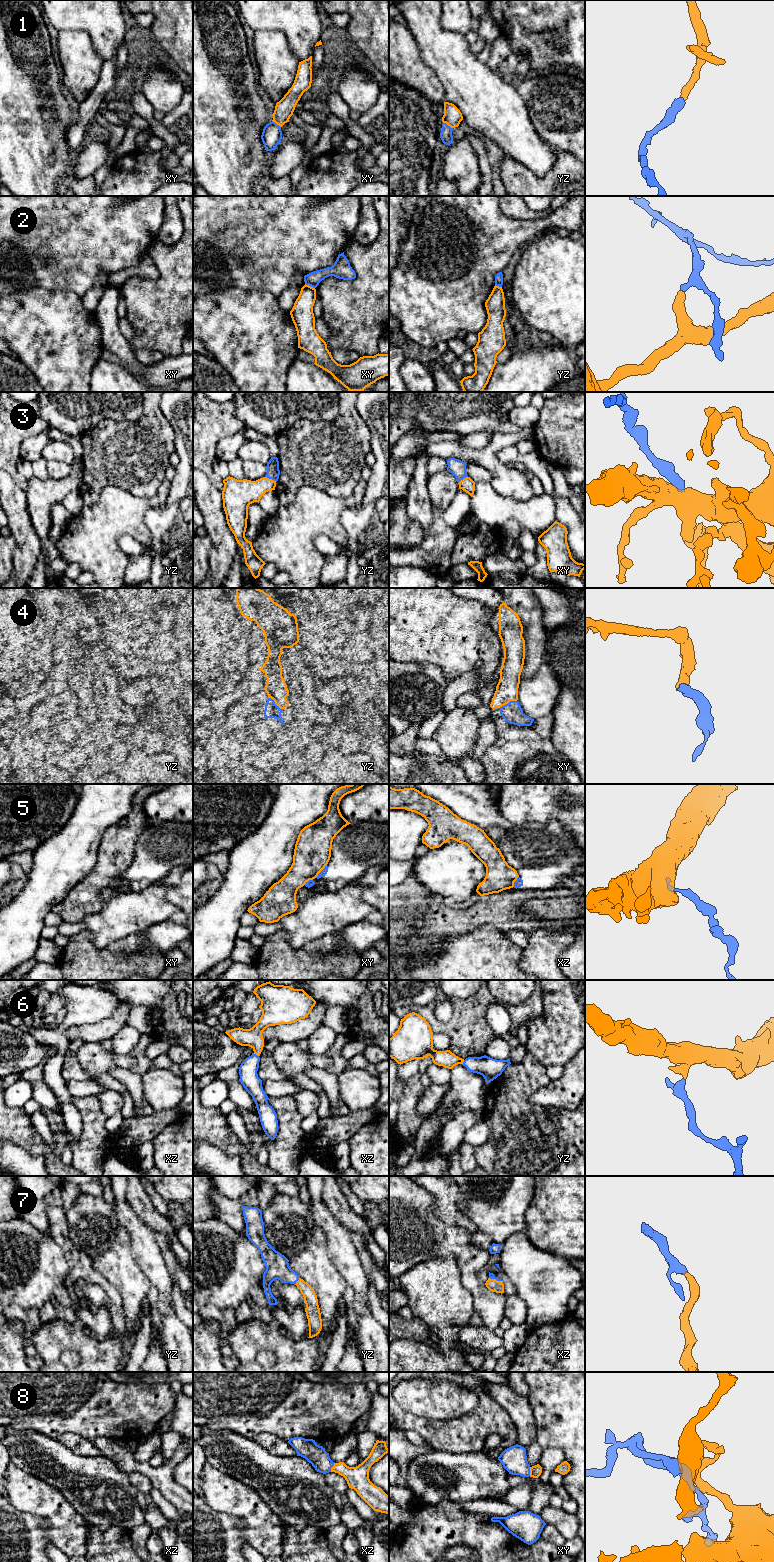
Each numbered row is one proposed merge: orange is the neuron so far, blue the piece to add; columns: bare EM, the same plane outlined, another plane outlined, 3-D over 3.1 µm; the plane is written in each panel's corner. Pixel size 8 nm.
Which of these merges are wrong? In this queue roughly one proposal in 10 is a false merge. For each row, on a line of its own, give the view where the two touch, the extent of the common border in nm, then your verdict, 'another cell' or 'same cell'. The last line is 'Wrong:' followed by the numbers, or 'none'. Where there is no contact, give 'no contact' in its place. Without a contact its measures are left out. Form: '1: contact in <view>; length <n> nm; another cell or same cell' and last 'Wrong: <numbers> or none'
1: contact in yz; length 90 nm; same cell
2: contact in xy; length 90 nm; another cell
3: contact in yz; length 100 nm; same cell
4: contact in xy; length 160 nm; same cell
5: contact in xy; length 140 nm; another cell
6: contact in xz; length 50 nm; same cell
7: contact in yz; length 80 nm; same cell
8: contact in xz; length 80 nm; same cell
Wrong: 2, 5

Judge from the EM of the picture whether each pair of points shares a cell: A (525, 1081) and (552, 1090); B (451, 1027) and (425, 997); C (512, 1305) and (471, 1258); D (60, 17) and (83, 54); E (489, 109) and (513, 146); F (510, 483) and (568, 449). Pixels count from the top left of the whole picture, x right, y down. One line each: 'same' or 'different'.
A: different
B: different
C: different
D: different
E: same
F: different

